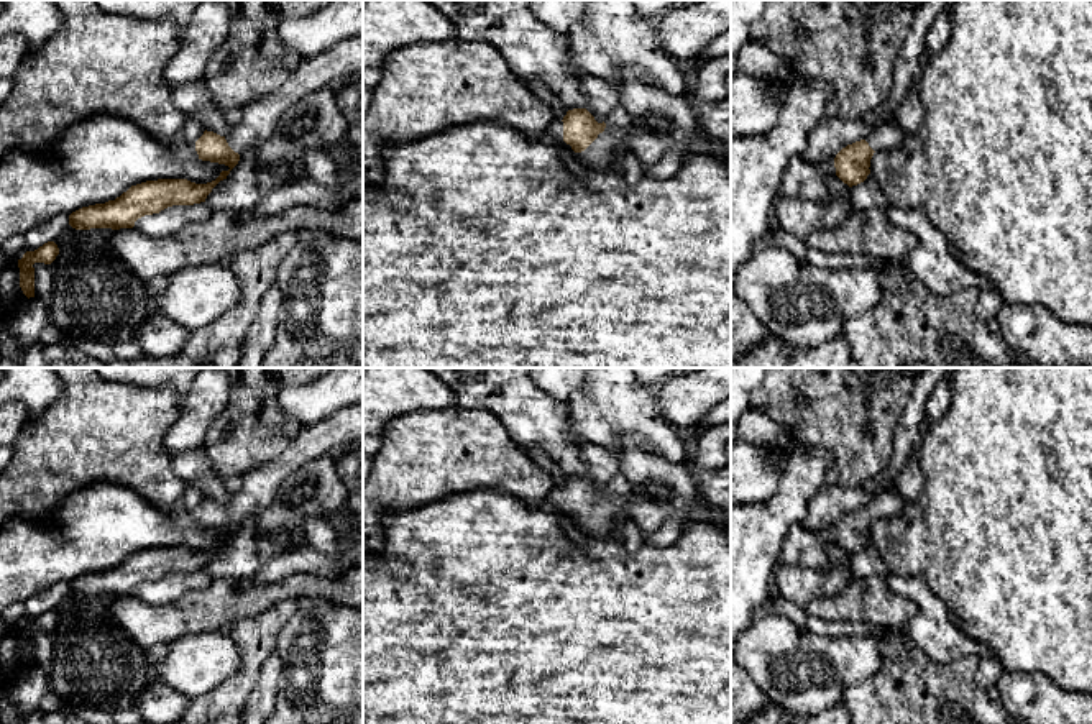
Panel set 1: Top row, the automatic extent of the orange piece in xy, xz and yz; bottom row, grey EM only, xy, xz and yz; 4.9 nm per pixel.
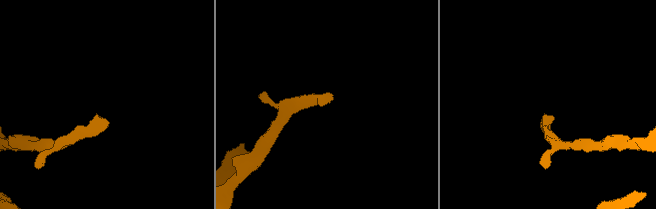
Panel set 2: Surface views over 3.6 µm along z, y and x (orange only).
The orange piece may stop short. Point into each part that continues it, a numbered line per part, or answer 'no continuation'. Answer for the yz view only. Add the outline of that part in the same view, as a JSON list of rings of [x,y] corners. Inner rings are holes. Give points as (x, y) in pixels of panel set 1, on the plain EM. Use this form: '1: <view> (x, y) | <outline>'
1: yz (887, 503) | [[[892,486],[874,493],[865,509],[874,519],[885,519],[902,512],[905,506],[902,494]]]

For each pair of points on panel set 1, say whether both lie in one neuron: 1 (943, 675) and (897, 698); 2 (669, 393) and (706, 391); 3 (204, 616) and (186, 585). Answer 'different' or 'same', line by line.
1: same
2: same
3: different

